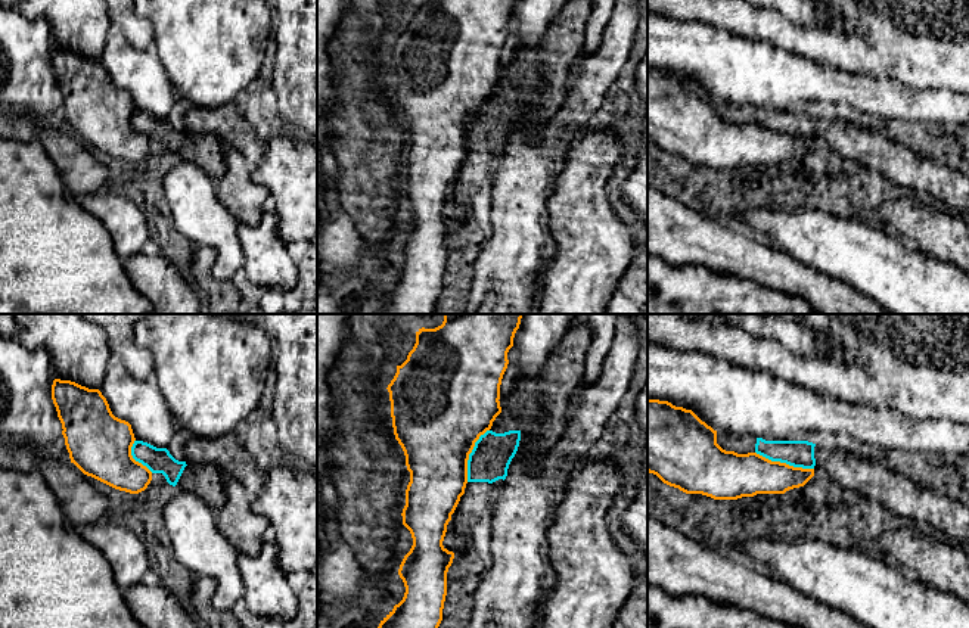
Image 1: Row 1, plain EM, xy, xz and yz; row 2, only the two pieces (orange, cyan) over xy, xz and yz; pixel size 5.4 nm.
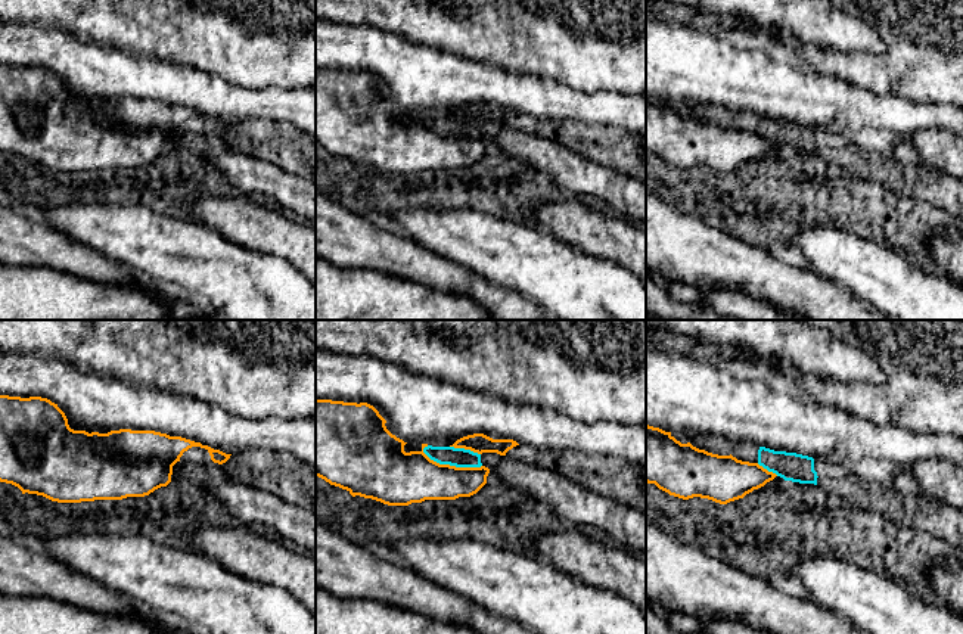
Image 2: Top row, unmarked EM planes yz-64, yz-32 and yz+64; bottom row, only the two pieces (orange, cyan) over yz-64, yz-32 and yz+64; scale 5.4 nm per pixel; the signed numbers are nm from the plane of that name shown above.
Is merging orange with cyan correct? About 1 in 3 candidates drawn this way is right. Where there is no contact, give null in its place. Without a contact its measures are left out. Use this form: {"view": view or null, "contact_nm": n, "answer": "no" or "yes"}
{"view": "yz", "contact_nm": 340, "answer": "no"}

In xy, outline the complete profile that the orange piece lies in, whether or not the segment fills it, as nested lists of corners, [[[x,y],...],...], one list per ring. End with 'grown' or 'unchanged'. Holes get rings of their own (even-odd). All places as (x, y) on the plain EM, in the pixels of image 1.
[[[55,49],[52,69],[71,133],[119,161],[139,164],[147,158],[152,142],[131,125],[131,94],[112,84],[99,59]]]; unchanged

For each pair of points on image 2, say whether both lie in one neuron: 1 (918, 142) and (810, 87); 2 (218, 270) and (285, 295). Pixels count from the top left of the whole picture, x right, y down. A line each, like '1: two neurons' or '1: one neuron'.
1: two neurons
2: one neuron

